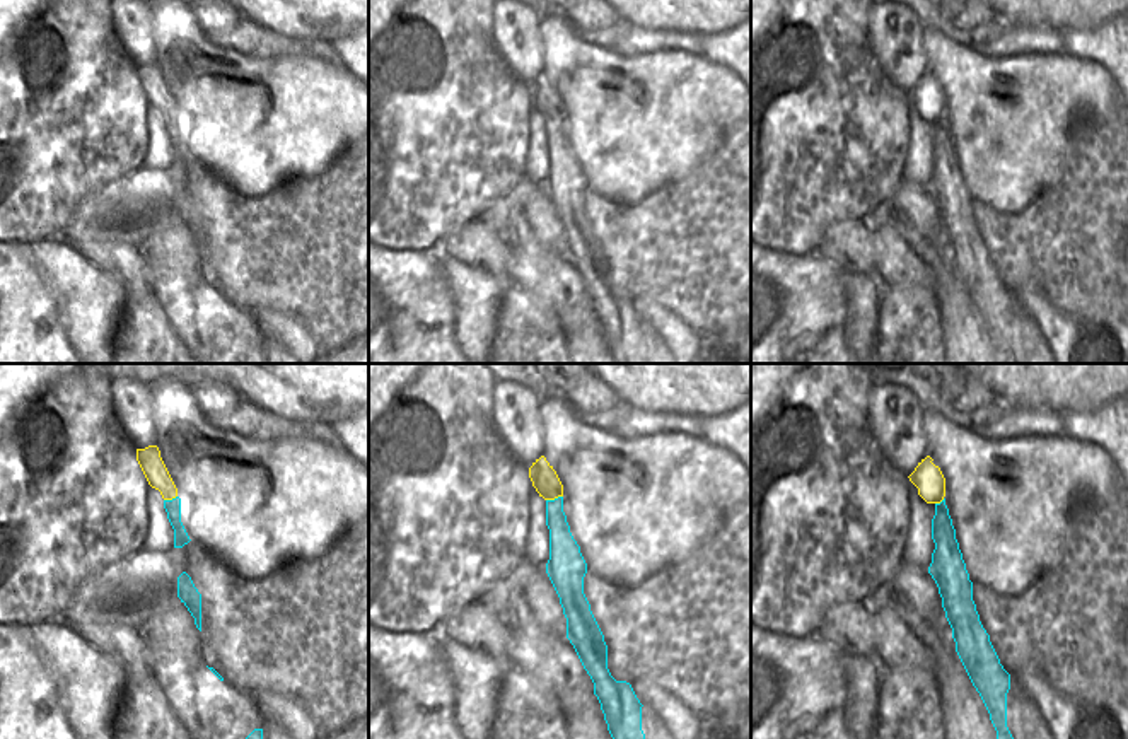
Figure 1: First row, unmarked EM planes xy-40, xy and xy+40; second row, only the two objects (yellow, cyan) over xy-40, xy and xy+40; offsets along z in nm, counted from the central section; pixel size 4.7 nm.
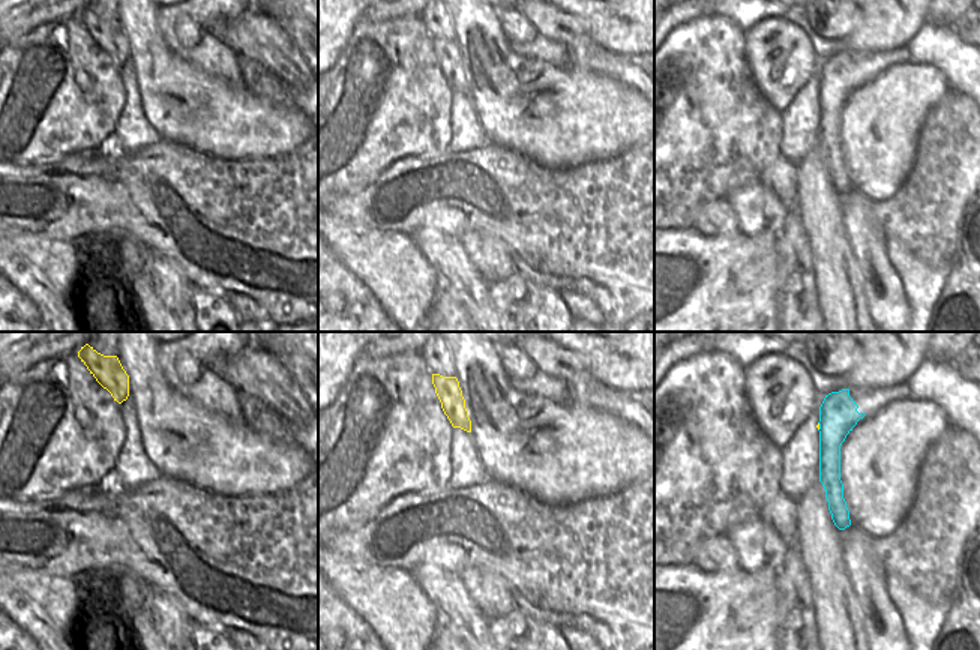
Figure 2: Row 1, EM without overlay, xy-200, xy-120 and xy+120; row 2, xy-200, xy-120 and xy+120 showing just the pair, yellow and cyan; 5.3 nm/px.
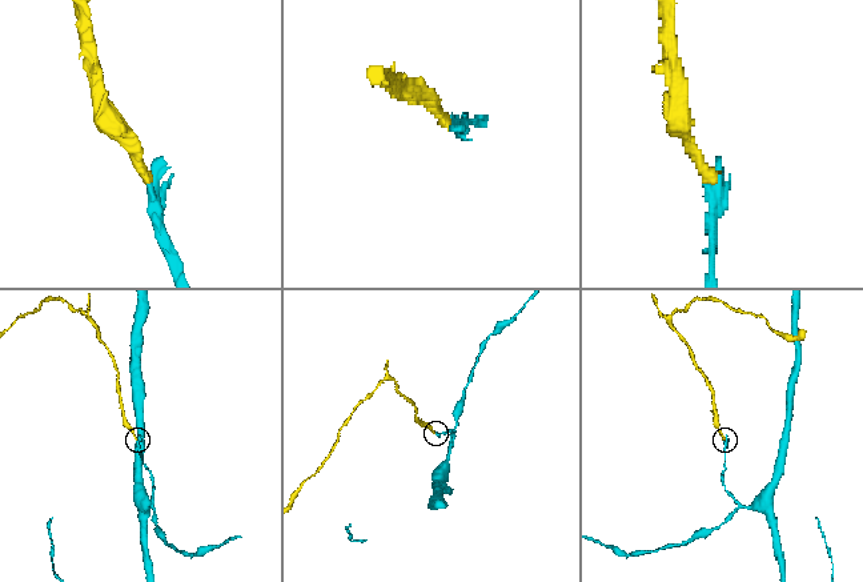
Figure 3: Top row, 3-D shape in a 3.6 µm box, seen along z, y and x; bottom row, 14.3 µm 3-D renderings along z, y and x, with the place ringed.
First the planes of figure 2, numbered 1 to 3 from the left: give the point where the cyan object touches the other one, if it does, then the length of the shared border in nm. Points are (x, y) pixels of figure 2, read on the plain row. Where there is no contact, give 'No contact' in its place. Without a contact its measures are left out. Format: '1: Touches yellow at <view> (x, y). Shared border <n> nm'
1: No contact
2: No contact
3: Touches yellow at xy+120 (818, 90). Shared border 50 nm

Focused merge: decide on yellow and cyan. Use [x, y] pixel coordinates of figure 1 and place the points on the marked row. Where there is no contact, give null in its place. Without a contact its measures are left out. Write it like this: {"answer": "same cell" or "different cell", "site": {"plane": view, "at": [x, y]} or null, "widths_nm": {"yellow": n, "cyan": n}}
{"answer": "same cell", "site": {"plane": "xy", "at": [553, 499]}, "widths_nm": {"yellow": 120, "cyan": 140}}

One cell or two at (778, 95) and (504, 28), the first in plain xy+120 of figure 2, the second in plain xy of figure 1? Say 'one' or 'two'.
one

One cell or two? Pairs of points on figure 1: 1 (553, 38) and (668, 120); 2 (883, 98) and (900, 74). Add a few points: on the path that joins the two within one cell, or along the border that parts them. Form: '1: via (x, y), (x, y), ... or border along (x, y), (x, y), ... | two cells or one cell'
1: via (589, 58), (604, 103), (632, 120) | one cell
2: border along (871, 50), (877, 67), (907, 94) | two cells

